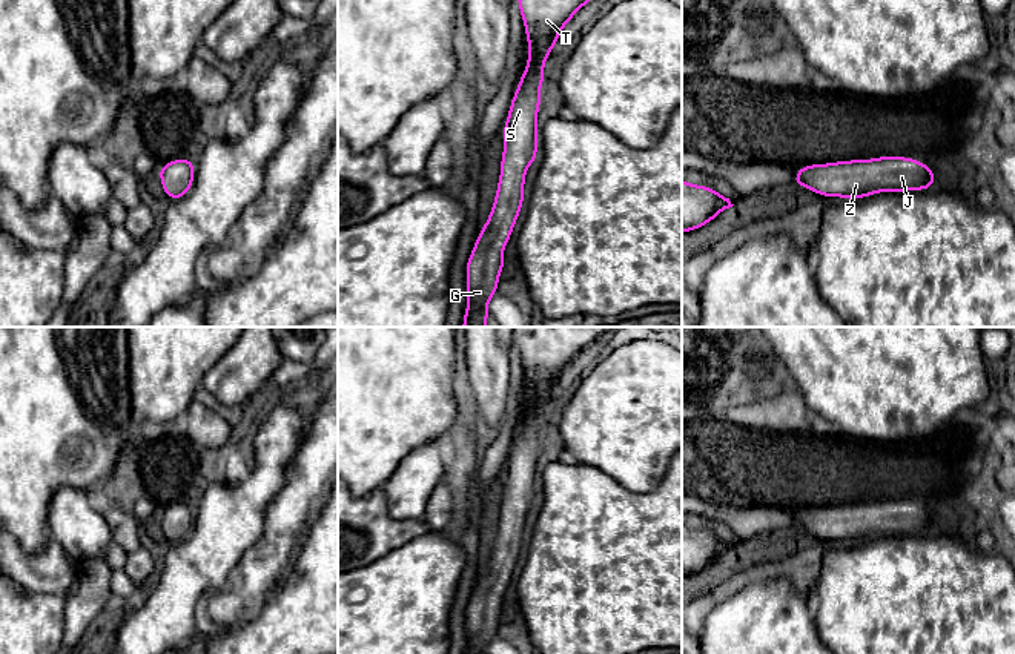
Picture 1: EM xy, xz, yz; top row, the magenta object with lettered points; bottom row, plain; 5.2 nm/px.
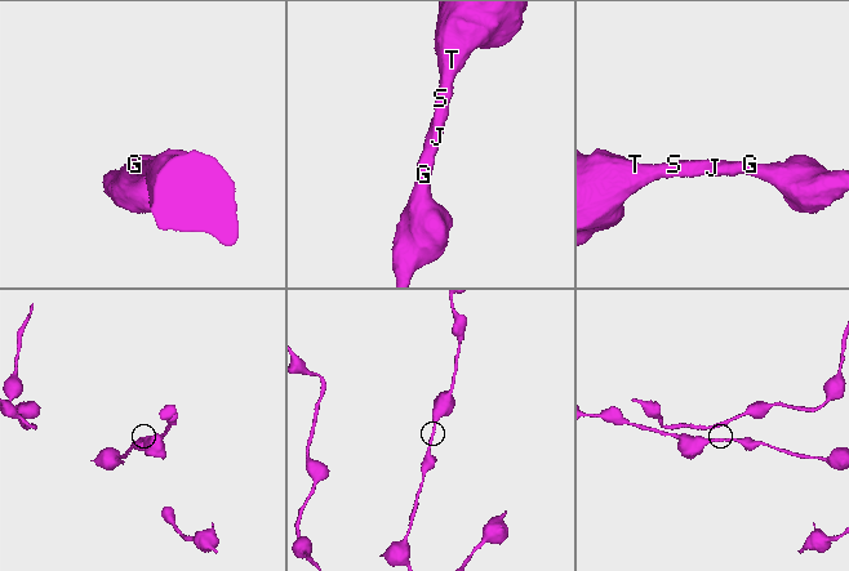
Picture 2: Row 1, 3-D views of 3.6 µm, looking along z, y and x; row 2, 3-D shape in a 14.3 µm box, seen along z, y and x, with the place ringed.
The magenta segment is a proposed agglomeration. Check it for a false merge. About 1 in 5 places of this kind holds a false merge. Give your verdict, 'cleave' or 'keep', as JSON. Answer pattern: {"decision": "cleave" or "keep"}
{"decision": "keep"}

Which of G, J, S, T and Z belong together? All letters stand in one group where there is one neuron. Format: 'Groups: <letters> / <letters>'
Groups: G J S T Z

